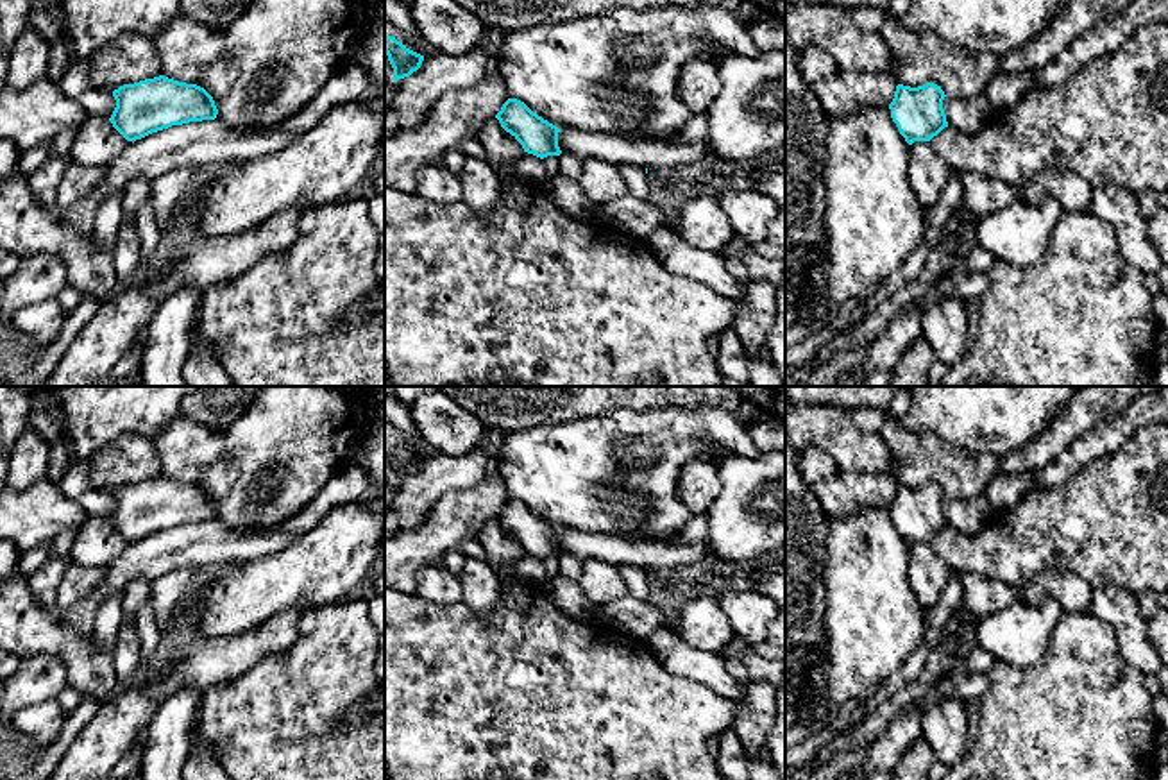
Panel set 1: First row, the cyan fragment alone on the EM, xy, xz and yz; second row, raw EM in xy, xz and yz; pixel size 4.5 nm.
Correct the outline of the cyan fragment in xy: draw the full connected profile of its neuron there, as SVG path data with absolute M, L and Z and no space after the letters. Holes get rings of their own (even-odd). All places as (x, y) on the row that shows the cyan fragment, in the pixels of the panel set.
M165 75L123 84L113 97L116 107L109 122L127 141L172 125L215 120L218 114L213 97L204 88Z

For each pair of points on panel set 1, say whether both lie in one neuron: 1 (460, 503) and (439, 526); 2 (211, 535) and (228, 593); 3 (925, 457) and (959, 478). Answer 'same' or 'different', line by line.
1: same
2: different
3: same

